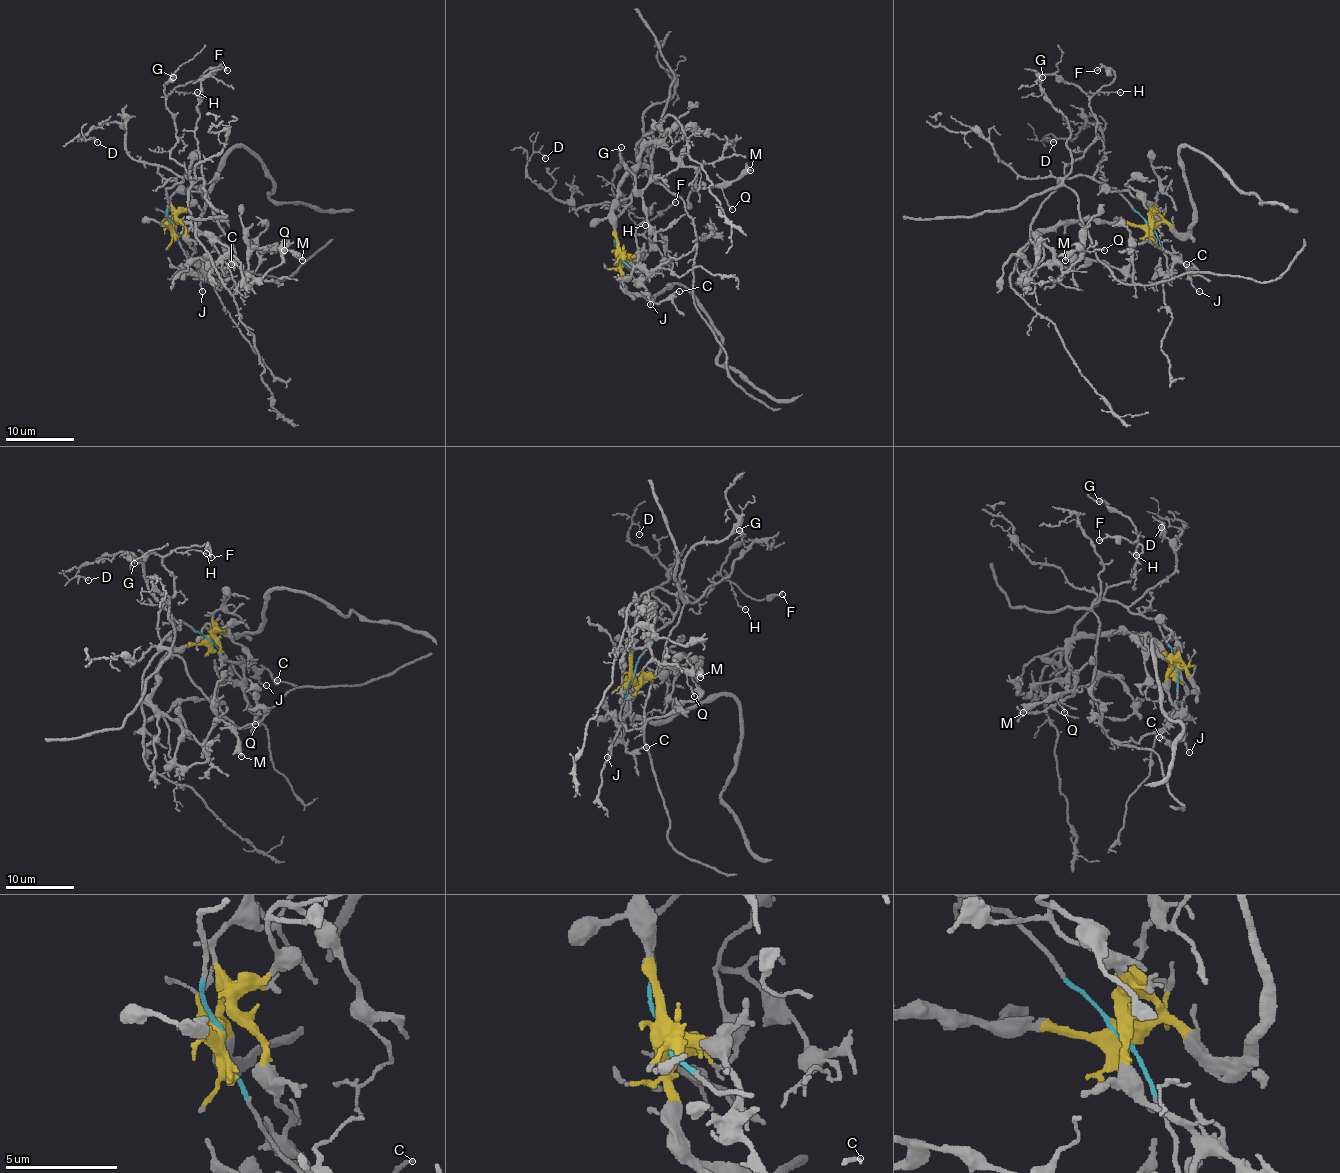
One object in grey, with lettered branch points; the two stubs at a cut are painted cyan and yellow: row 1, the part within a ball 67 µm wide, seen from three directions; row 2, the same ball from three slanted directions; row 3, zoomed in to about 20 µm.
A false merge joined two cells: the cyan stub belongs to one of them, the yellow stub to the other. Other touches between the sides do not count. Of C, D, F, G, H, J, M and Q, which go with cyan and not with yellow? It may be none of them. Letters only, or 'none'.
D, F, G, H

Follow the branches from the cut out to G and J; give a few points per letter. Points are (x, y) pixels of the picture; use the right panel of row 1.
G: (1148, 226), (1116, 190), (1065, 175), (1094, 139), (1097, 119), (1077, 86), (1055, 74), (1043, 78)
J: (1148, 226), (1150, 221), (1152, 240), (1177, 259), (1186, 269), (1188, 279), (1200, 291)

